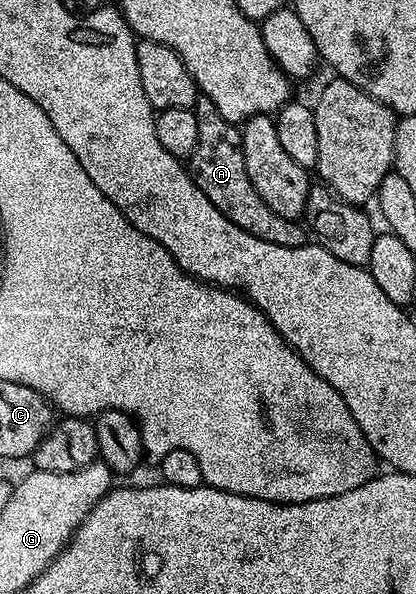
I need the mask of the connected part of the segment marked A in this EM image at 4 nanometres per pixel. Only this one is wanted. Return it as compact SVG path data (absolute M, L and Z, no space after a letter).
M202 94L193 110L197 117L197 149L193 149L191 154L189 170L197 189L201 189L201 193L205 193L205 197L209 197L209 201L213 201L220 213L233 221L233 225L245 229L245 233L253 233L253 237L261 237L261 241L269 241L269 245L304 246L309 239L304 224L273 213L273 209L261 201L261 193L253 189L253 181L249 181L249 173L245 169L242 130L225 121L217 105Z

